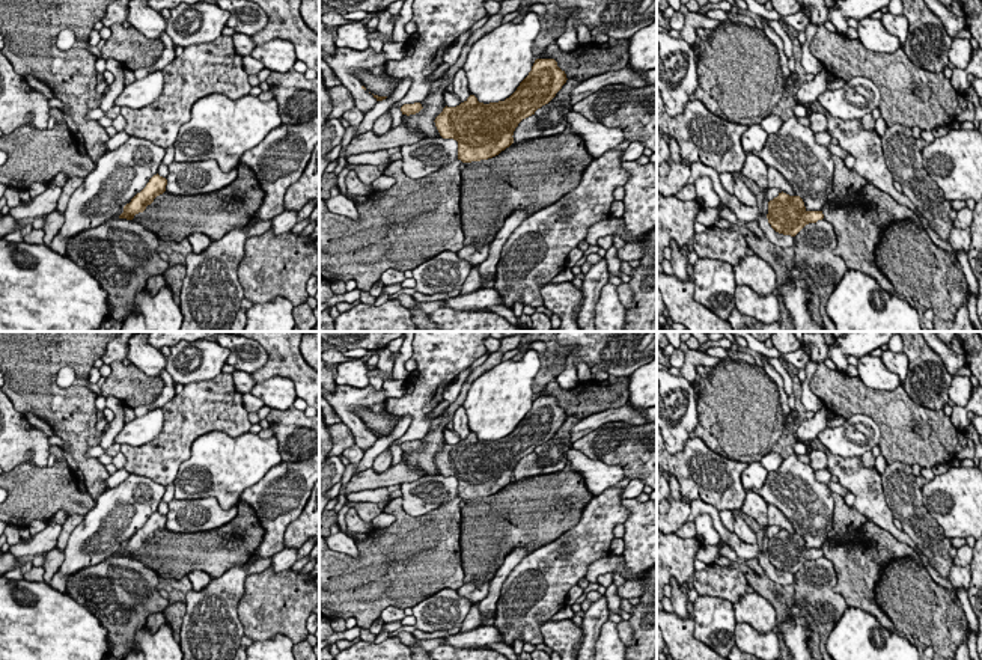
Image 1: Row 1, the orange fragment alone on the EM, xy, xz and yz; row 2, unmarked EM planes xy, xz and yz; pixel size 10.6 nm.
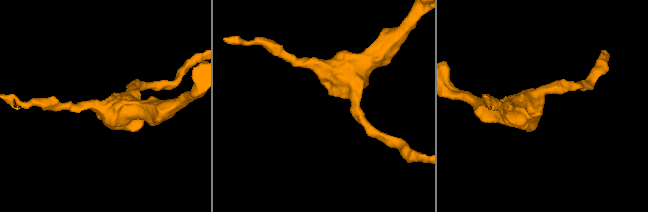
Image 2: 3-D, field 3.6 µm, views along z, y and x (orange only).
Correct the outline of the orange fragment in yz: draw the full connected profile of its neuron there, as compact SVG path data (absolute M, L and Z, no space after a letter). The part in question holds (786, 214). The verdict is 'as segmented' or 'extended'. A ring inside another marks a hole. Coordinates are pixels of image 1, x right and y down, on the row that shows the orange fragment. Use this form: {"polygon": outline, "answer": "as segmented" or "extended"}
{"polygon": "M779 193L768 202L768 223L783 235L795 237L806 225L824 218L822 211L807 211L800 196Z", "answer": "as segmented"}

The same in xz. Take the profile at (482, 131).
{"polygon": "M536 59L509 98L483 104L470 95L456 107L446 105L435 118L435 127L443 139L458 142L462 163L493 158L514 143L518 124L548 104L566 80L554 59Z", "answer": "as segmented"}

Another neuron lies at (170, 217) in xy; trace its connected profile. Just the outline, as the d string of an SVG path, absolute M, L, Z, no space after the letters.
M239 166L236 178L221 190L196 196L164 191L133 222L164 241L179 243L191 234L205 234L211 241L218 241L227 232L244 228L262 205L264 196L253 170Z

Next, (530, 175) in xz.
M566 127L565 131L512 143L499 155L461 164L461 222L464 246L493 243L505 220L517 209L529 215L557 202L578 187L583 172L593 161L580 136Z

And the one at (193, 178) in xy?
M215 160L178 163L169 167L166 191L176 196L212 193L236 178L236 169L223 172Z

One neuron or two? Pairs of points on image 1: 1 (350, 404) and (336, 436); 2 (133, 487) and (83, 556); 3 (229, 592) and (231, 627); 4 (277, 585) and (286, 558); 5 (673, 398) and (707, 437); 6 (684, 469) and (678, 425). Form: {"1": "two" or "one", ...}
{"1": "two", "2": "one", "3": "one", "4": "two", "5": "two", "6": "two"}

